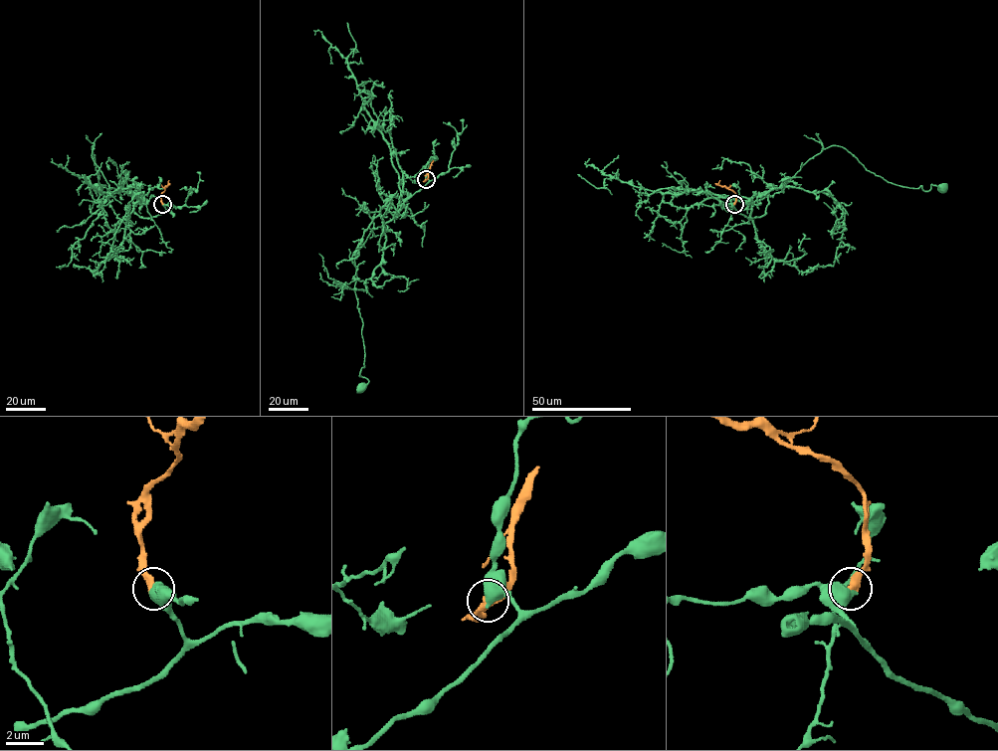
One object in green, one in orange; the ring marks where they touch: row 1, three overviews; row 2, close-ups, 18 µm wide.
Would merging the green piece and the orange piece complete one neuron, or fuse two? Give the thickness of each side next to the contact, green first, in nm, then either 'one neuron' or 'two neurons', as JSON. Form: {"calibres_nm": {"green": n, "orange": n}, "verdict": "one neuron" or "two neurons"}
{"calibres_nm": {"green": 600, "orange": 440}, "verdict": "two neurons"}

